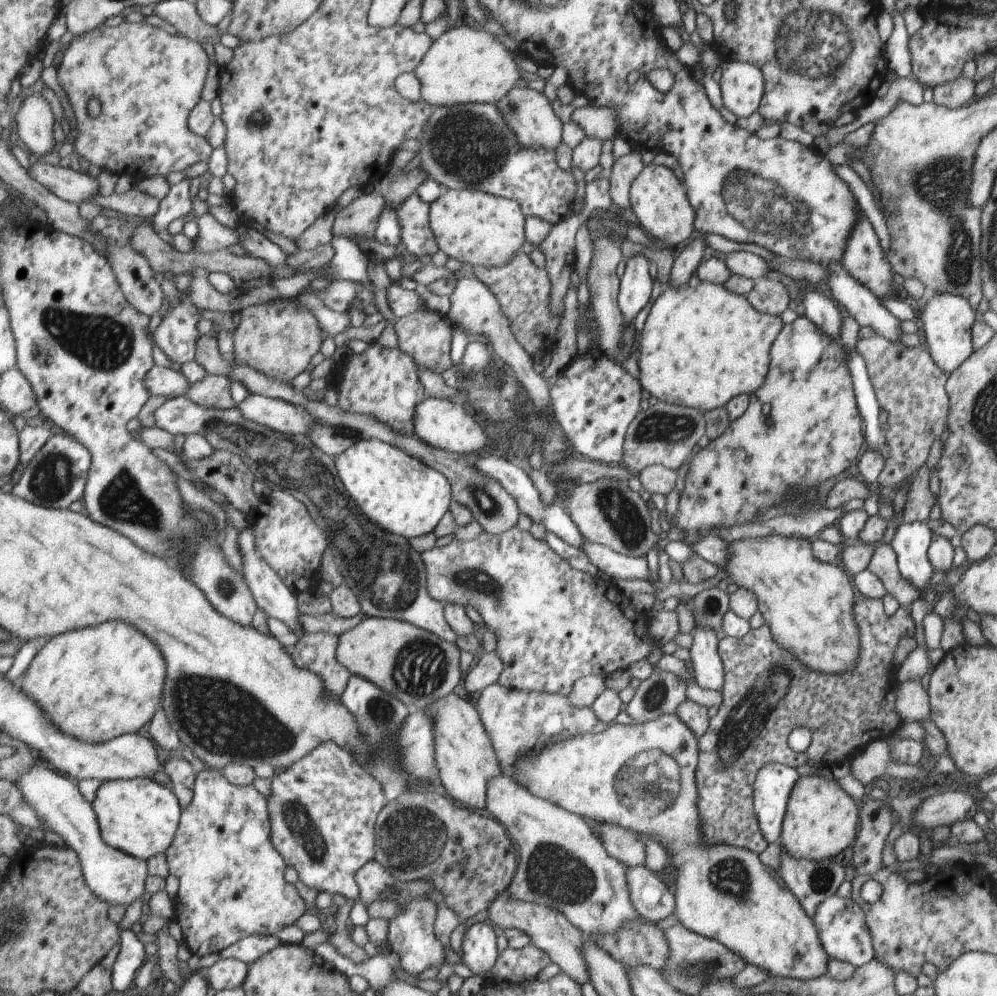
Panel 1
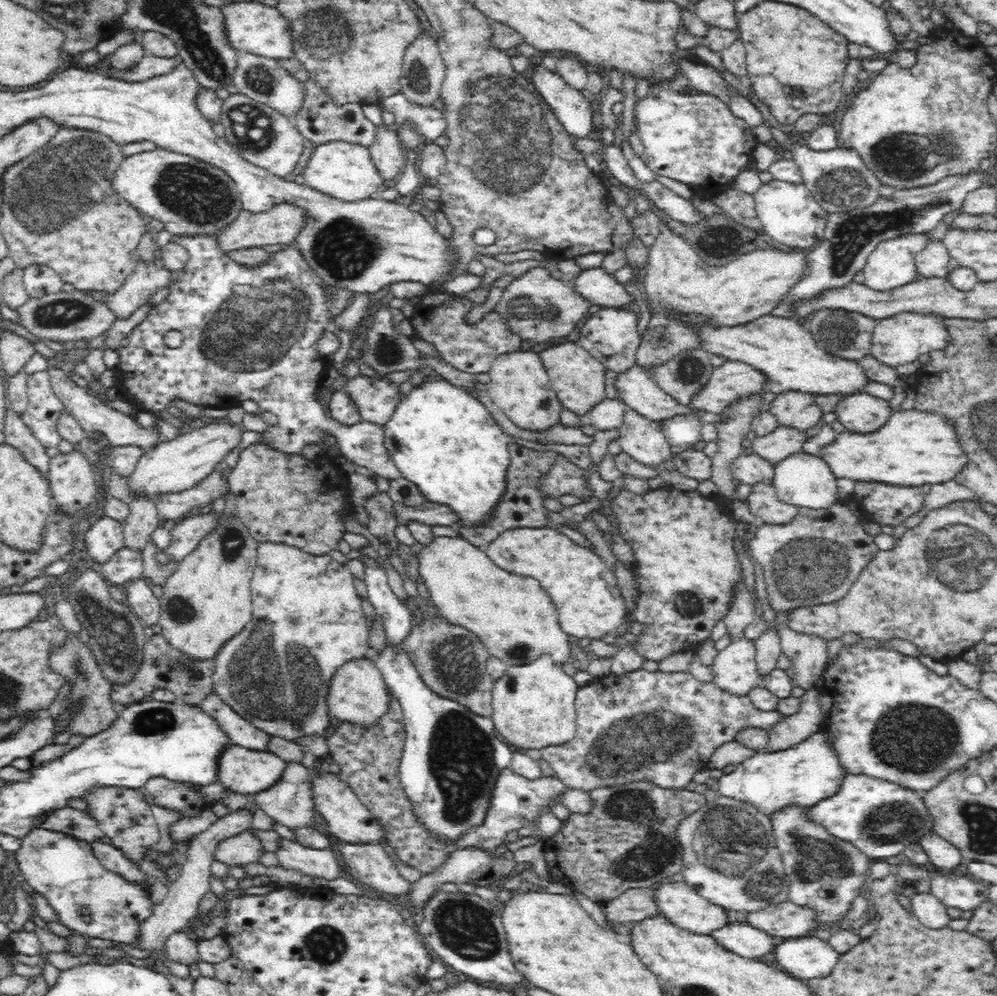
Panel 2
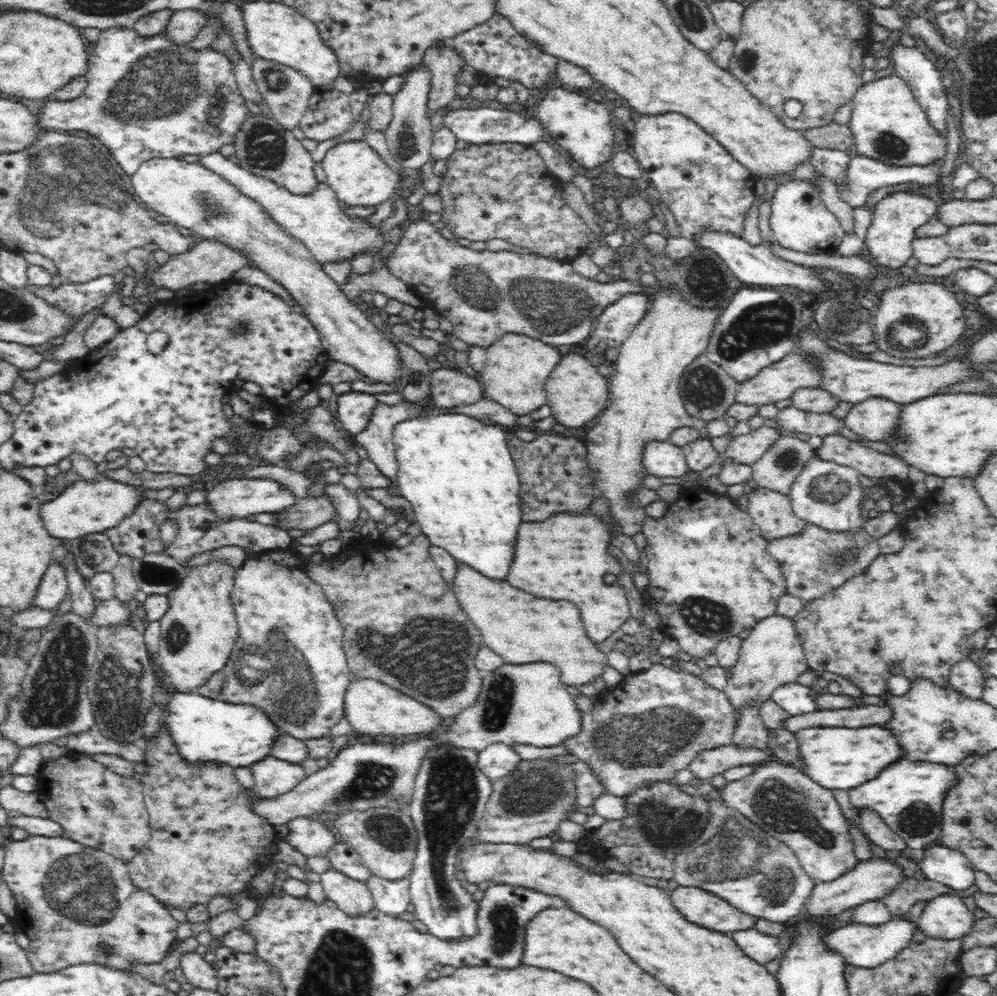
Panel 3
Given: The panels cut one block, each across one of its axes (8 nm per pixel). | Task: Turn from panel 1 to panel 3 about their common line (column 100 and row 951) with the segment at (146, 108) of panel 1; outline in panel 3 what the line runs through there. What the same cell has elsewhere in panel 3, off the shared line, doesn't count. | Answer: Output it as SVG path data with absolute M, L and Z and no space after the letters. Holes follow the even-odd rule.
M30 835L4 846L2 876L16 899L16 919L29 939L28 959L36 973L51 973L82 963L131 970L135 963L154 964L170 951L178 922L152 893L134 883L127 863L68 837ZM110 946L112 952L102 950Z

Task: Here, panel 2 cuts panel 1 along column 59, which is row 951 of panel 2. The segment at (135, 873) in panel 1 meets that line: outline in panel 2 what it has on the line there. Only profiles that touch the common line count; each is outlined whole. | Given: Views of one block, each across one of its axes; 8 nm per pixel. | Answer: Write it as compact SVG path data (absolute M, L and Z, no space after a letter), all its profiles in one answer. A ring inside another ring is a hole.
M811 935L779 940L771 952L775 955L776 962L778 962L777 968L800 980L804 978L806 980L824 978L825 975L831 974L835 964L839 960L839 954L826 941Z

